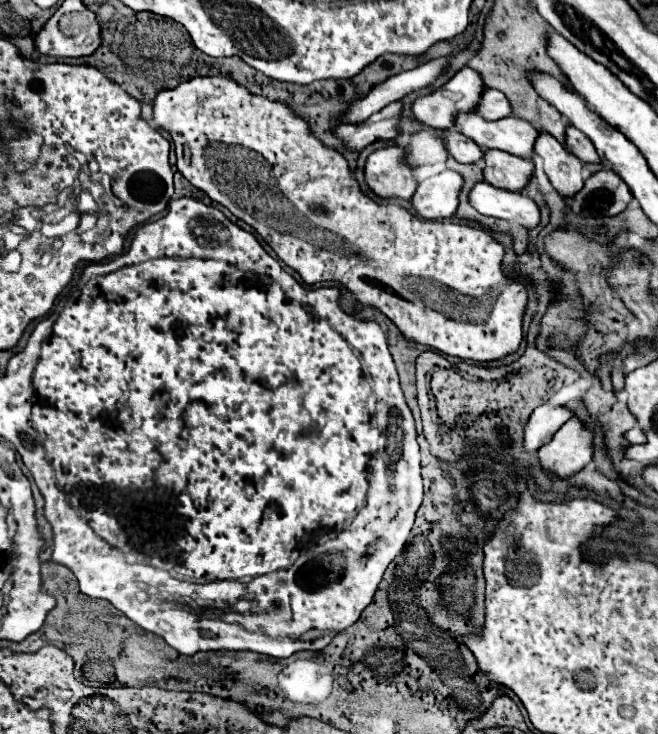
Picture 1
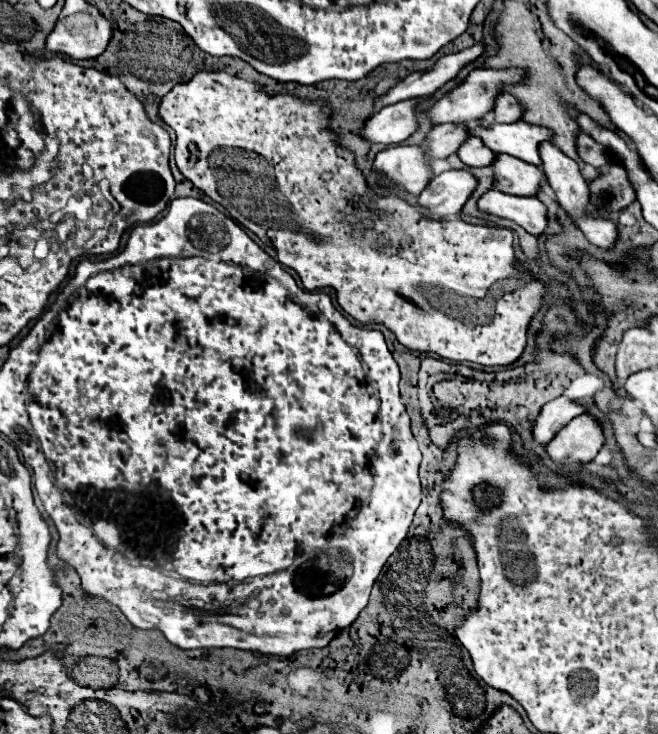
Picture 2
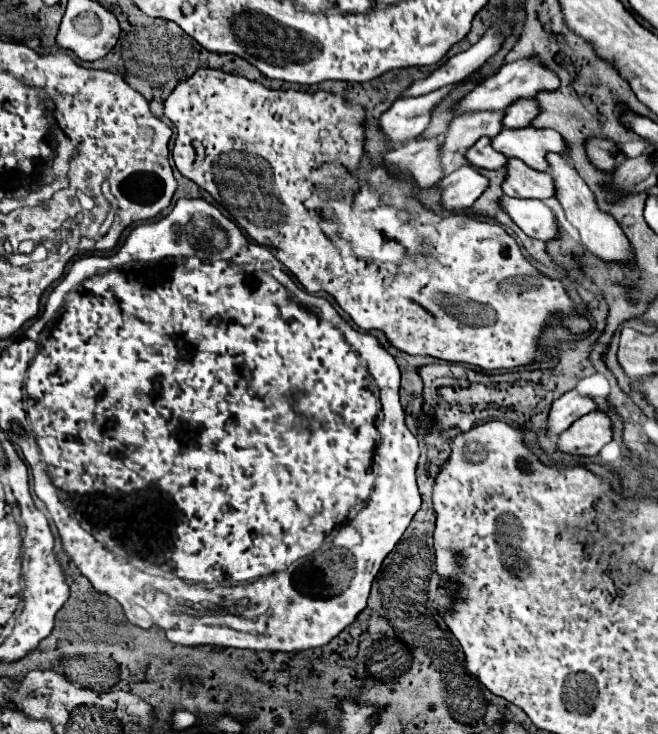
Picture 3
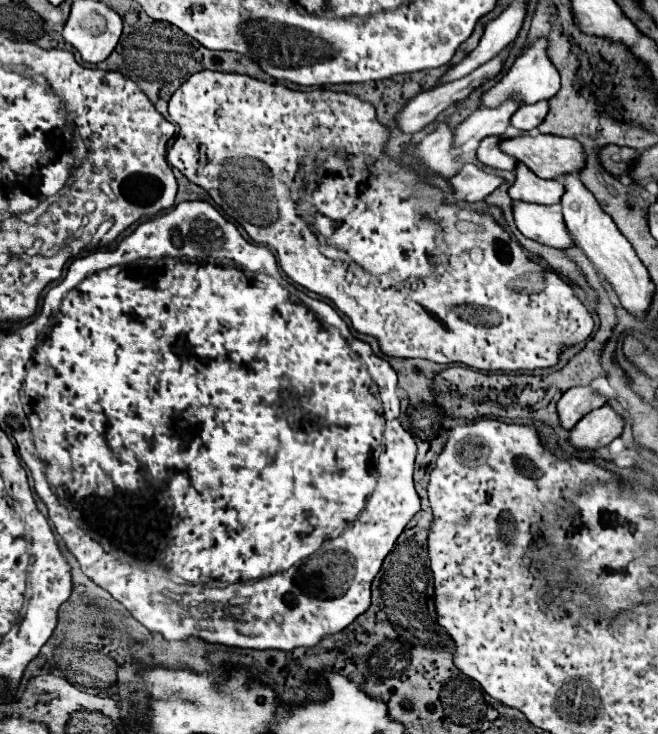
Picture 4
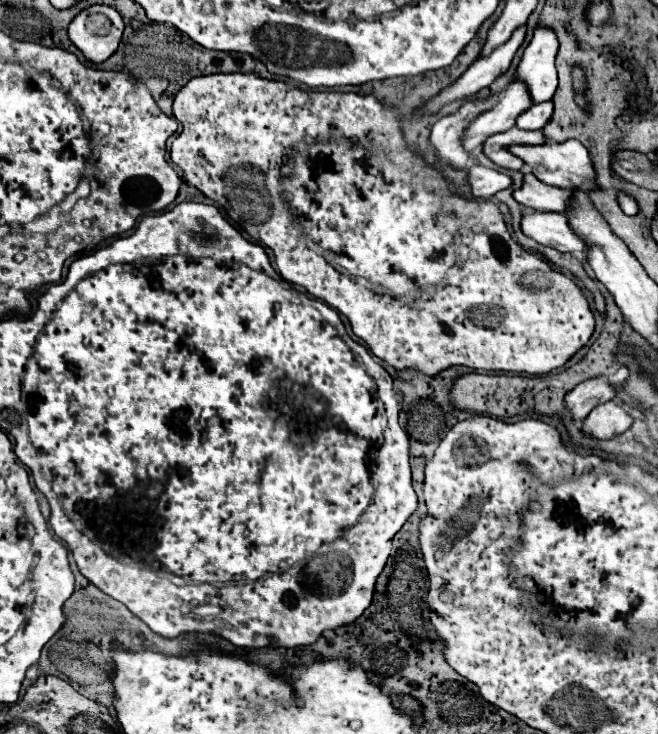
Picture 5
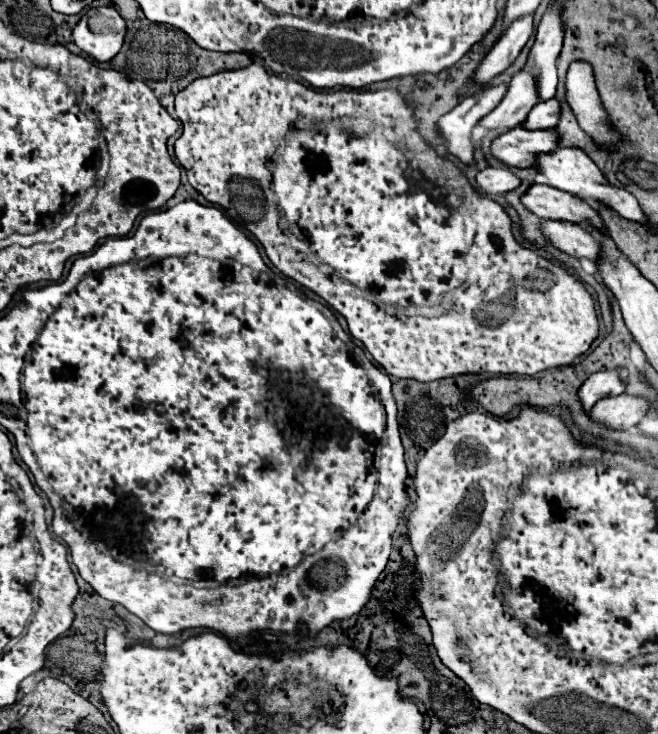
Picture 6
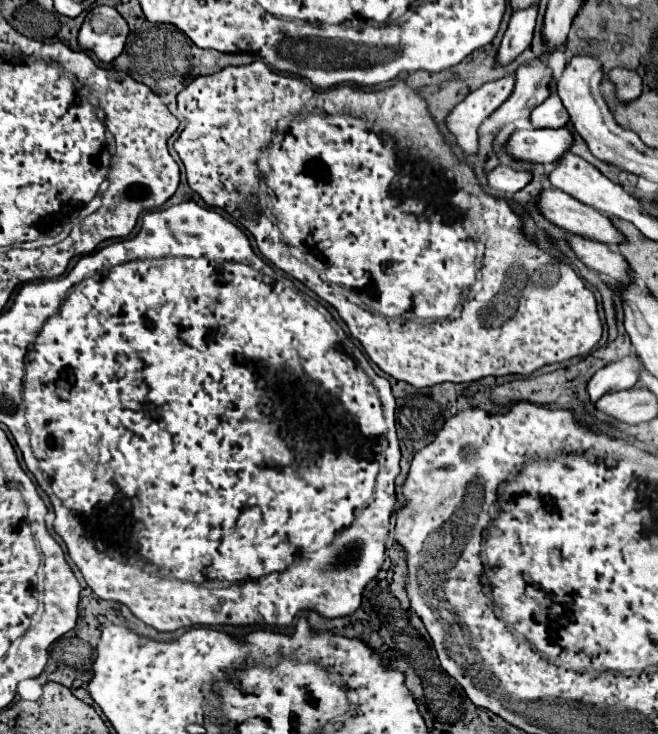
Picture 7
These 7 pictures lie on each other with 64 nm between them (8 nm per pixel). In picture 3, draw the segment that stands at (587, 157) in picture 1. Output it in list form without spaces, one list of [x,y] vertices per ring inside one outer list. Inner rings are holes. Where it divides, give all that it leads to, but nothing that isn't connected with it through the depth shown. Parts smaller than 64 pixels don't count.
[[[588,138],[588,144],[586,144],[586,154],[588,154],[588,160],[598,168],[598,170],[606,170],[606,172],[612,172],[614,170],[614,164],[616,164],[616,154],[620,150],[616,148],[616,144],[608,142],[608,140],[602,140],[602,138]]]

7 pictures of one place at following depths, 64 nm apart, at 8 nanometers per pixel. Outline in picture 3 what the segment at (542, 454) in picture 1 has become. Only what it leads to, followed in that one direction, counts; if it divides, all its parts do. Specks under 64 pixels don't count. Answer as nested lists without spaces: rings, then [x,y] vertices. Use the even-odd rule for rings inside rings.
[[[590,412],[578,418],[558,436],[556,448],[572,456],[596,456],[612,440],[612,424],[604,412]]]

